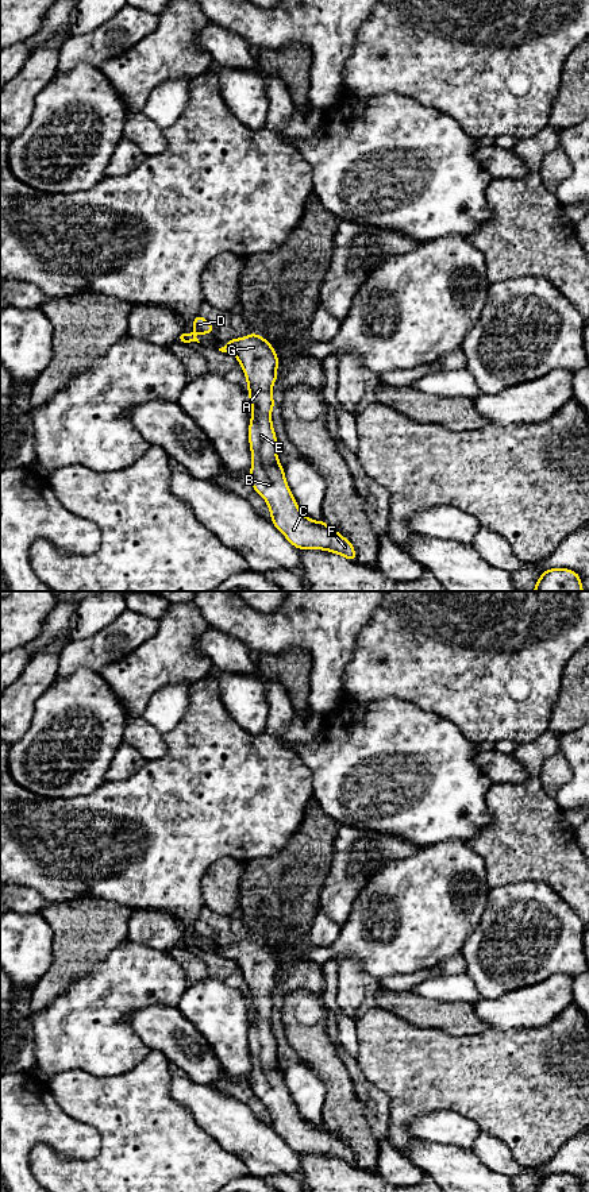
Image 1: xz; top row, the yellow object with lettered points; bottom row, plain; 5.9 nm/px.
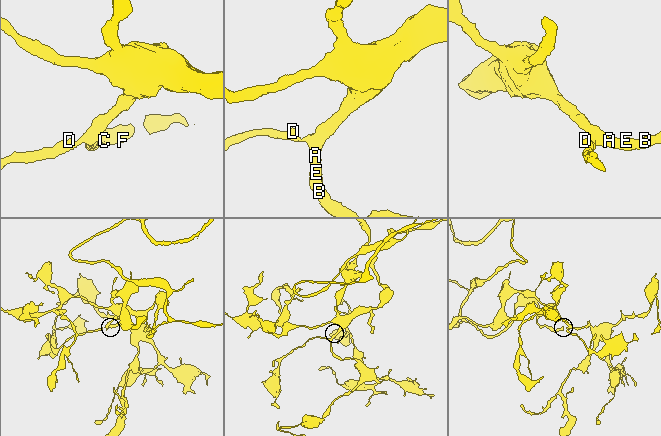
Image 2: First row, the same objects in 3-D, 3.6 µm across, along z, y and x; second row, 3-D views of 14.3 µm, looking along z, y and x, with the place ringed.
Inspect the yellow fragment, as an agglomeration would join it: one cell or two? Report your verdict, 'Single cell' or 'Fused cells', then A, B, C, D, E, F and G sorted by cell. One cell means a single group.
Single cell. Groups: A B C D E F G

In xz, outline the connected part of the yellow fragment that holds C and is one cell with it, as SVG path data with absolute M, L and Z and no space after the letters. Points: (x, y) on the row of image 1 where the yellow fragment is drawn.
M257 333L228 340L219 348L232 354L245 371L251 402L249 441L253 456L250 483L266 501L272 522L299 549L324 549L357 560L353 544L323 520L313 521L299 510L277 458L277 437L272 424L276 405L272 387L277 381L278 355Z

